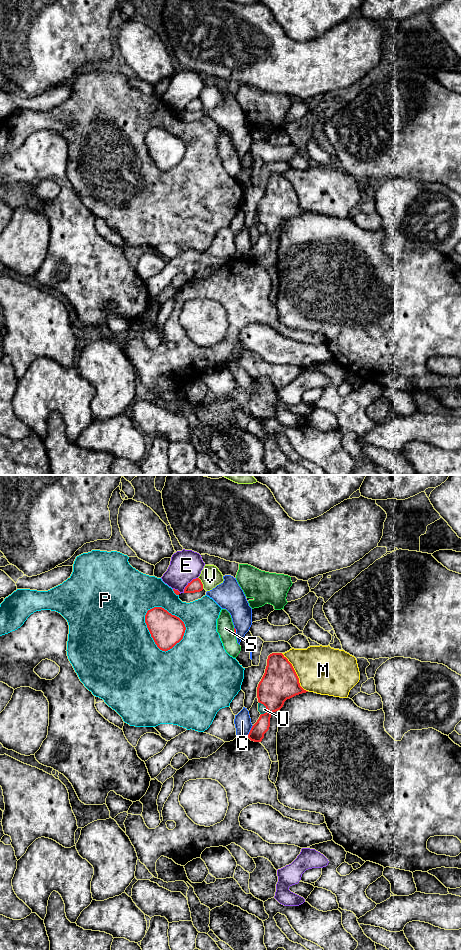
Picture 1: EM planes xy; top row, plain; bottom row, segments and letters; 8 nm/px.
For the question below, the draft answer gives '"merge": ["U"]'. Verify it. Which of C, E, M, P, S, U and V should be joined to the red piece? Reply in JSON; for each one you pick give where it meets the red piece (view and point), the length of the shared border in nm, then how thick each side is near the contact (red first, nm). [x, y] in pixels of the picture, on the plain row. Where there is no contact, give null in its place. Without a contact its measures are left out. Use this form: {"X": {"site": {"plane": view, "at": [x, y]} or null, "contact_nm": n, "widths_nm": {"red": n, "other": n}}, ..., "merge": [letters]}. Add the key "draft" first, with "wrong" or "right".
{"draft": "wrong", "merge": []}

